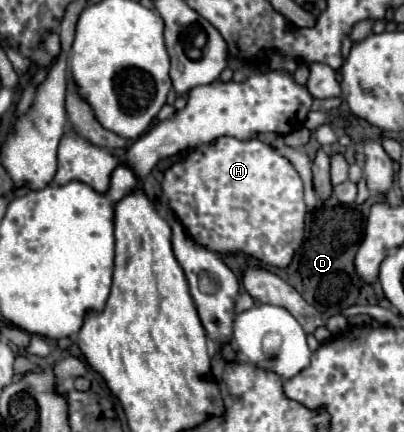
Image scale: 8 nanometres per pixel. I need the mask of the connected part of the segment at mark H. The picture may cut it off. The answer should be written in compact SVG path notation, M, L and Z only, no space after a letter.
M220 137L214 145L204 145L196 151L190 151L188 157L176 161L164 173L162 197L166 199L168 207L176 211L180 223L192 235L192 239L214 253L240 251L268 265L286 267L292 261L294 251L301 247L302 239L307 237L306 220L309 211L304 203L302 179L288 159L278 155L260 139L240 141L236 137Z

